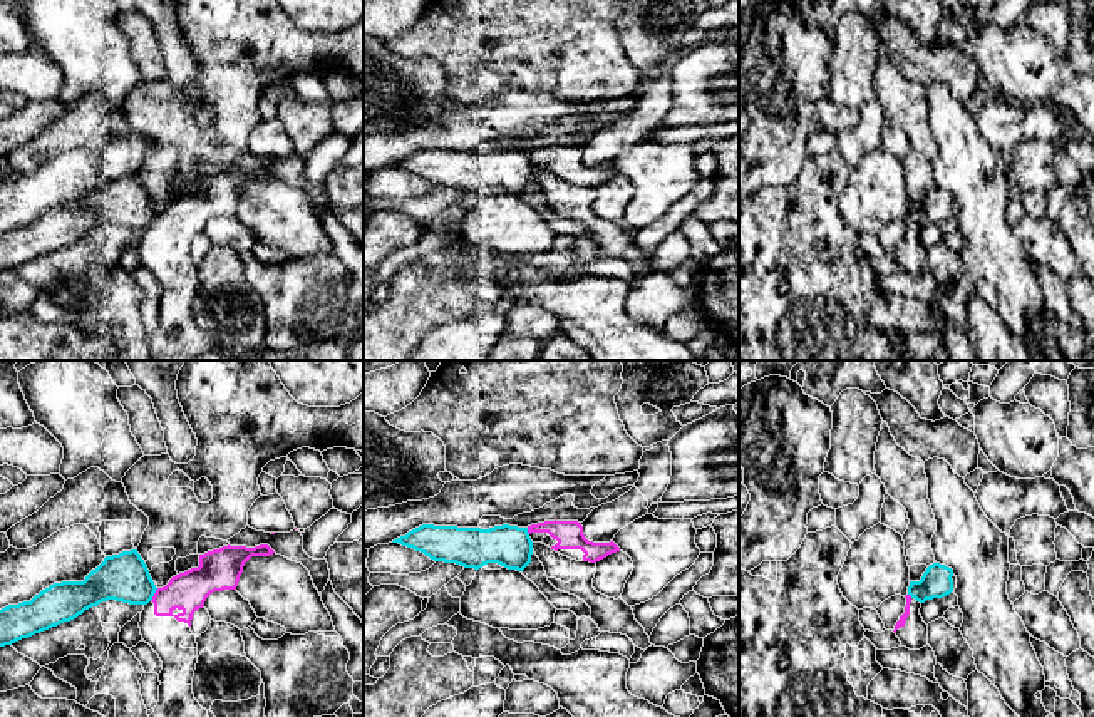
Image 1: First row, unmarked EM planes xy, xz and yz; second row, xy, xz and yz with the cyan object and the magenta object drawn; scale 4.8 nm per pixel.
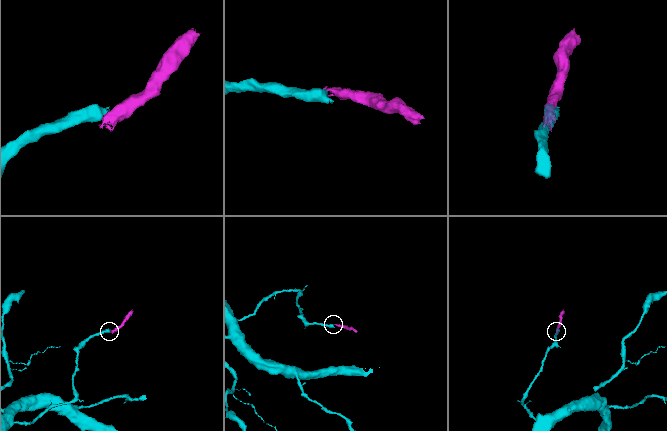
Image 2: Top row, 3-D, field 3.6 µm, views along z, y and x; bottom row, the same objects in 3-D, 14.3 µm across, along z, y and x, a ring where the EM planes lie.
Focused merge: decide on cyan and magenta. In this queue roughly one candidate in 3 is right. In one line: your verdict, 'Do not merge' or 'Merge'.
Do not merge

